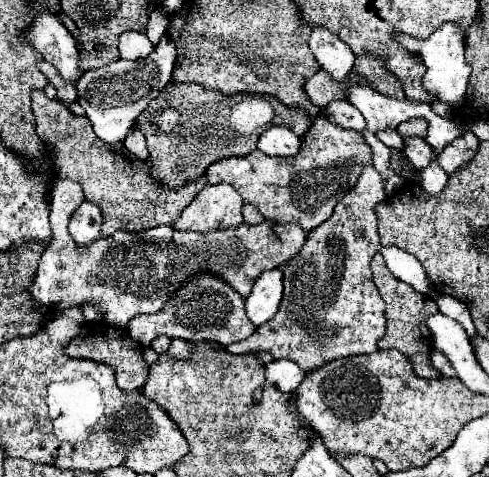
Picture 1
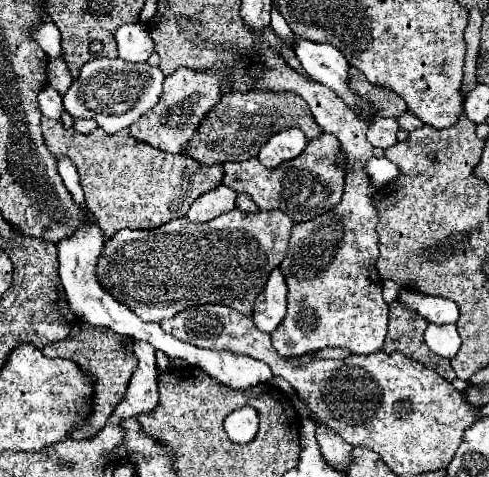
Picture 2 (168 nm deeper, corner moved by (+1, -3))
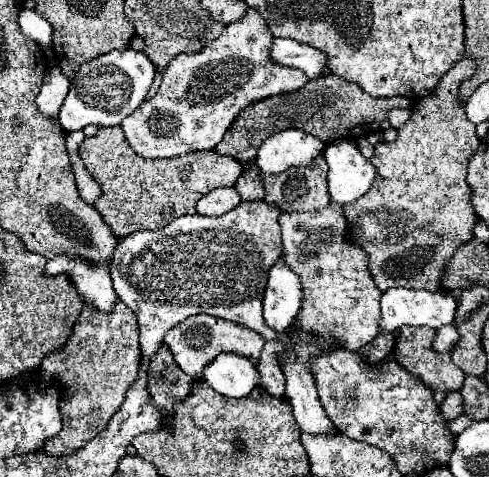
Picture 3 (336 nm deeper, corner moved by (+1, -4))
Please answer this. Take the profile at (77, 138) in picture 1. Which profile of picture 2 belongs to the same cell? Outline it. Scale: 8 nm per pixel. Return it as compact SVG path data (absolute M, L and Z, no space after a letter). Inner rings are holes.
M45 116L41 120L41 128L43 128L43 138L47 142L47 148L53 152L53 156L59 158L61 154L65 154L75 162L79 176L81 176L81 186L85 190L87 210L93 214L93 218L97 218L97 224L99 224L101 232L105 234L105 238L115 236L123 228L137 228L137 230L139 228L143 228L143 230L145 228L159 228L173 218L181 218L187 214L187 210L195 198L217 188L223 180L223 166L221 164L203 166L203 164L195 162L193 158L189 158L187 154L169 154L169 152L153 150L151 146L137 142L131 136L129 128L119 130L117 134L107 134L101 128L97 128L91 134L79 134L73 128L65 130L61 122L49 120Z

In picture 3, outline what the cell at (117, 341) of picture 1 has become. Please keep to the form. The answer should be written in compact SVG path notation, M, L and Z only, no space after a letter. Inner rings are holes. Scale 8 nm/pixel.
M119 299L111 313L99 313L91 305L85 305L65 347L45 355L41 363L41 381L47 385L55 379L63 387L63 429L45 441L43 451L49 455L73 453L97 437L121 407L129 385L137 377L139 363L139 325L133 311L129 311Z

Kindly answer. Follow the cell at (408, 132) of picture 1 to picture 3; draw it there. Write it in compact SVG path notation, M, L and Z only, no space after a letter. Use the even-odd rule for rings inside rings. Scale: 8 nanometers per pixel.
M393 109L389 111L389 123L393 129L401 129L409 121L409 113L413 109Z

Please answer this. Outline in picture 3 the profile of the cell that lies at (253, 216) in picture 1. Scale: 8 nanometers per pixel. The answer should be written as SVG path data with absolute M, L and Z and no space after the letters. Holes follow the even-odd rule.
M259 169L243 171L235 183L235 189L241 197L241 201L261 201L263 199L263 185Z

